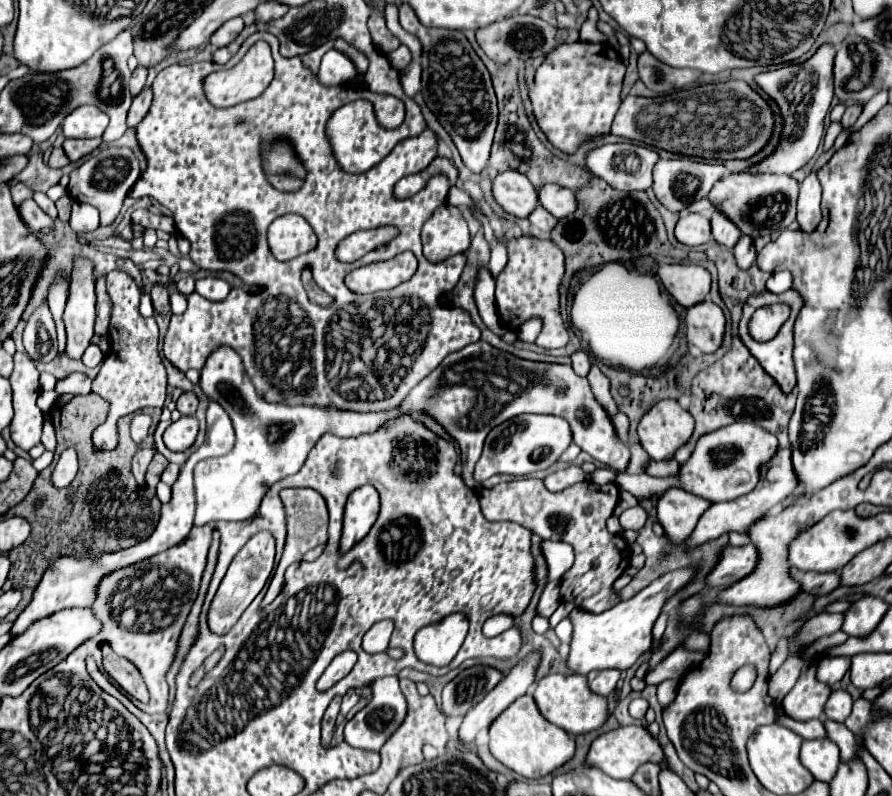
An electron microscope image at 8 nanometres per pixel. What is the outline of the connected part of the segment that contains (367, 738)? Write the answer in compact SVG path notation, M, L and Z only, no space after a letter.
M397 677L377 679L375 683L371 683L371 701L359 713L355 713L353 719L347 721L345 741L353 747L359 747L359 749L379 751L381 745L387 741L387 737L391 737L391 733L397 729L397 725L403 723L405 715L407 715L407 703L405 703L405 697L399 689Z

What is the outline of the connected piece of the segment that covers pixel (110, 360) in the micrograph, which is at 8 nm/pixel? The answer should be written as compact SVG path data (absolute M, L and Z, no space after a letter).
M111 271L107 275L107 293L113 301L113 313L109 323L111 353L105 357L99 375L93 381L93 391L111 403L107 421L93 431L95 451L115 449L119 443L117 437L117 419L129 413L135 413L147 405L163 407L167 397L167 373L159 357L159 331L153 317L145 319L139 315L139 287L131 275L125 271Z

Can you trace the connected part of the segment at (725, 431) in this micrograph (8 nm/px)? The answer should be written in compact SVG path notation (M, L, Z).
M733 423L727 427L721 427L717 431L711 431L707 435L703 435L691 457L679 467L679 473L675 477L651 477L647 473L641 475L617 475L615 483L619 489L629 491L631 495L635 495L637 499L659 499L665 491L669 491L671 487L683 489L687 493L705 497L713 503L719 501L731 501L737 499L745 493L749 493L751 489L755 489L757 481L759 481L759 469L763 463L767 463L777 451L777 437L771 435L769 431L765 431L759 425L753 423Z

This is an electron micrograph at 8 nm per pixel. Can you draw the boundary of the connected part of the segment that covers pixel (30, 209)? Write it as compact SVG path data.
M33 199L25 201L25 203L21 205L19 213L21 213L23 221L25 221L31 229L35 229L35 231L41 231L41 229L53 229L53 219L51 219L51 217L49 217L49 215L33 201Z

